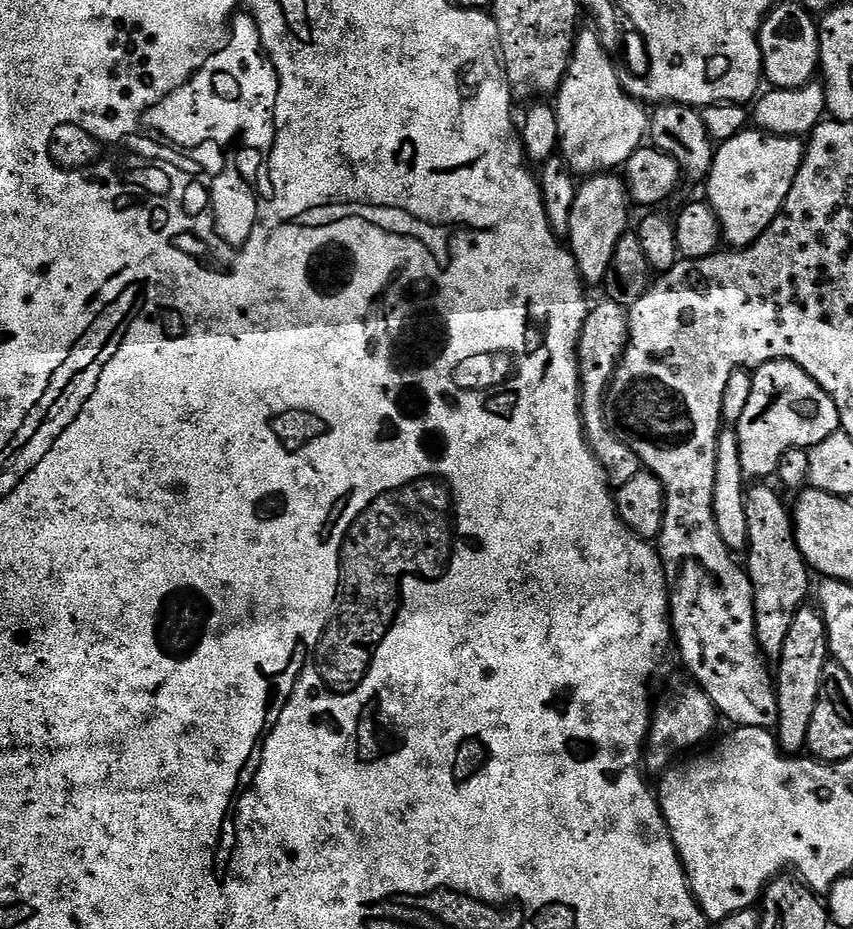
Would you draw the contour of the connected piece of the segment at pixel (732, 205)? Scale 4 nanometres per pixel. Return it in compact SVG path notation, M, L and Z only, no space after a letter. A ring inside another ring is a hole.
M745 130L715 149L712 168L706 177L706 203L720 223L725 245L736 250L748 247L780 215L780 208L804 161L805 147L805 141L795 136L773 136L759 130Z

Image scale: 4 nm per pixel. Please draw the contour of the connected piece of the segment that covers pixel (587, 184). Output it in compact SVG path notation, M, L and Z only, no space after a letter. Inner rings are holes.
M619 175L589 176L577 187L570 210L566 244L576 259L576 269L585 285L603 285L606 270L610 270L610 262L614 258L614 246L618 246L618 242L629 231L628 208L630 209L630 197Z

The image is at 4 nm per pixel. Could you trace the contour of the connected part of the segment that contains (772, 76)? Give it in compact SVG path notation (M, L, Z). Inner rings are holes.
M777 3L760 26L762 76L772 88L801 88L817 75L820 67L820 30L813 13L803 3Z

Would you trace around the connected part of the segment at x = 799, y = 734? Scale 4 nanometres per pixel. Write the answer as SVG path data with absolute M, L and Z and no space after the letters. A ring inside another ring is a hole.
M801 606L793 613L778 663L780 663L780 669L774 672L774 687L780 717L774 729L774 735L781 752L800 754L805 751L810 718L814 716L814 706L818 702L822 691L822 681L825 679L823 676L826 676L826 669L830 664L828 631L824 617L815 607Z

